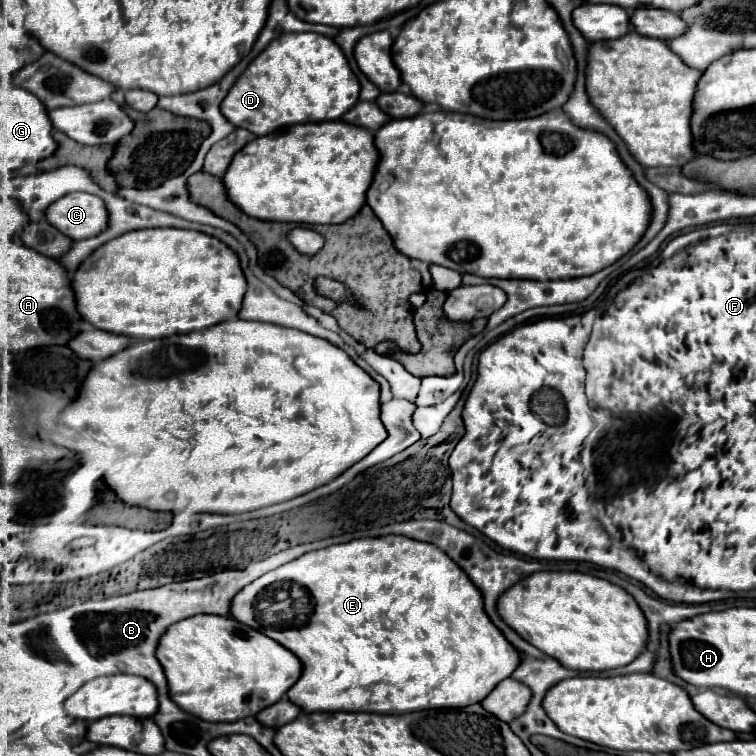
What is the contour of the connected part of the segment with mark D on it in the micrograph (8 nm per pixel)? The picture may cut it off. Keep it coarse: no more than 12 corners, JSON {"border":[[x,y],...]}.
{"border":[[315,32],[273,38],[221,102],[265,136],[337,120],[359,82]]}

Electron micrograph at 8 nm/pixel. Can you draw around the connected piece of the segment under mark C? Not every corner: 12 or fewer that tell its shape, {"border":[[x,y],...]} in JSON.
{"border":[[71,192],[45,218],[63,236],[85,240],[107,226],[99,198]]}

